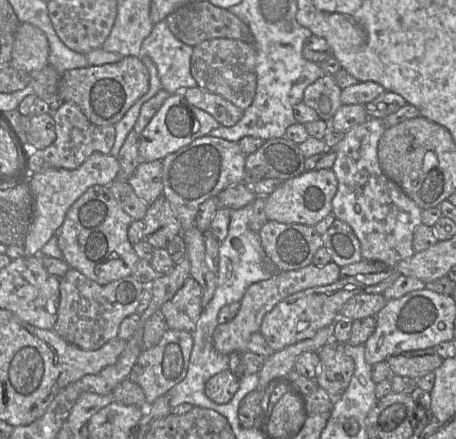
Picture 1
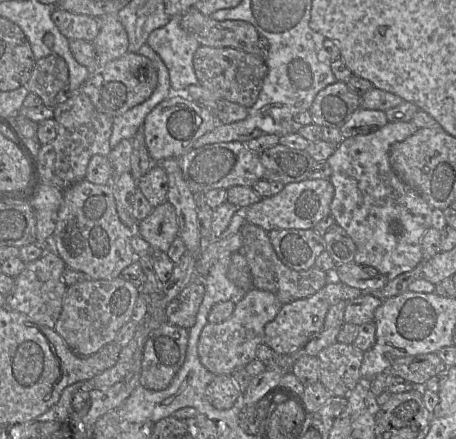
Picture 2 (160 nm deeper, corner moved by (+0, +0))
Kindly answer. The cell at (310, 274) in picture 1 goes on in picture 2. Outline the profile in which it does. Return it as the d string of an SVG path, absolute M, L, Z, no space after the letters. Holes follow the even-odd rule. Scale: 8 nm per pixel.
M253 287L236 301L232 315L220 323L207 323L198 342L198 354L201 363L216 375L229 374L238 367L257 358L258 347L265 342L265 326L272 321L283 304L277 297L265 290Z

